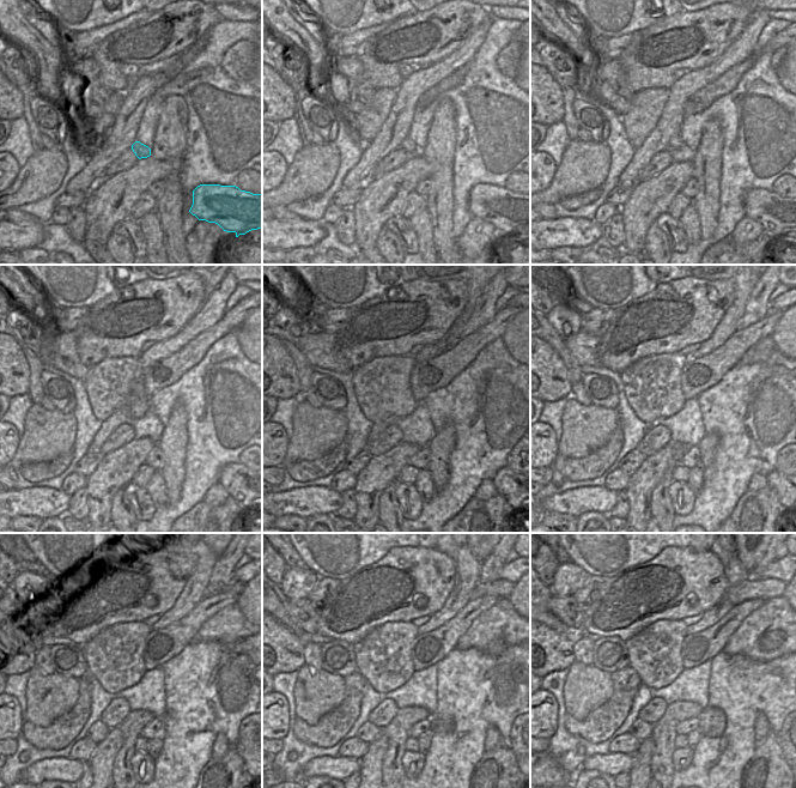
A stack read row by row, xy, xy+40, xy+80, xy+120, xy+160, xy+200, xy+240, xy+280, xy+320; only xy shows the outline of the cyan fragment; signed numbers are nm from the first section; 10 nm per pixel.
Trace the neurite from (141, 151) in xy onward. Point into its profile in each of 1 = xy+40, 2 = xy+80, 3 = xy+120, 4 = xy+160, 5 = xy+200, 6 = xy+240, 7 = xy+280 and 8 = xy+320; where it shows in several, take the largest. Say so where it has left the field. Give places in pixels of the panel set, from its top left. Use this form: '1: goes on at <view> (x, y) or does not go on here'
1: goes on at xy+40 (408, 145)
2: goes on at xy+80 (675, 141)
3: goes on at xy+120 (140, 407)
4: goes on at xy+160 (382, 387)
5: goes on at xy+200 (652, 386)
6: goes on at xy+240 (115, 656)
7: goes on at xy+280 (383, 656)
8: goes on at xy+320 (655, 653)

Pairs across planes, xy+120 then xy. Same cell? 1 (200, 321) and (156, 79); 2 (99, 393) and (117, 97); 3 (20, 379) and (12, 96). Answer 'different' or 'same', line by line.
1: same
2: same
3: same

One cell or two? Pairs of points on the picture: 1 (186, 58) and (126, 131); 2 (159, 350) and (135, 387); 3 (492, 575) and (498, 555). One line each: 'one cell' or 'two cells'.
1: one cell
2: one cell
3: one cell

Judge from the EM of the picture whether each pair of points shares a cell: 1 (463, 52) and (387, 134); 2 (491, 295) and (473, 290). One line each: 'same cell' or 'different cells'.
1: same cell
2: different cells

